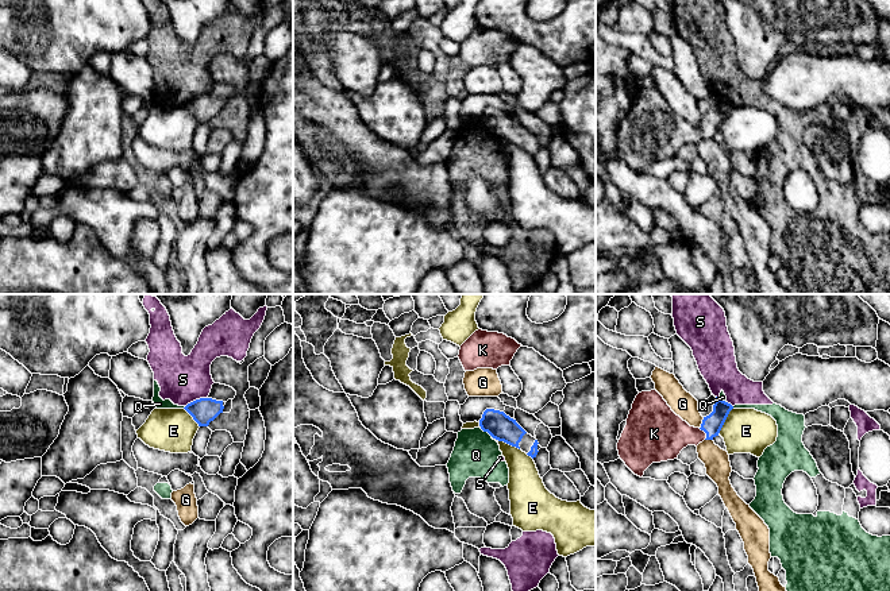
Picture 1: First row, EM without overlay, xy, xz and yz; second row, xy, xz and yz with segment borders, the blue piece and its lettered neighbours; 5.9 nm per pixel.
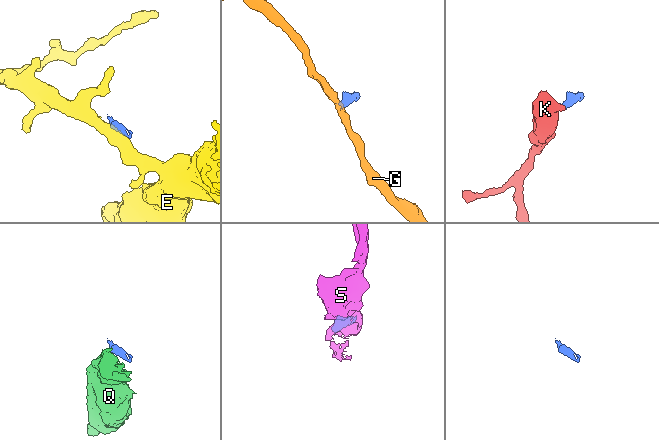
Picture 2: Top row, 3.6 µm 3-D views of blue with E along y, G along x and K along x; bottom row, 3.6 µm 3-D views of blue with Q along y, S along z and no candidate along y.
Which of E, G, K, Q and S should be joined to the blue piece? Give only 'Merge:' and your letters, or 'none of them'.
Merge: K

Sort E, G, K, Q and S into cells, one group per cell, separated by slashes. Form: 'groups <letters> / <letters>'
groups E / G / K / Q S

